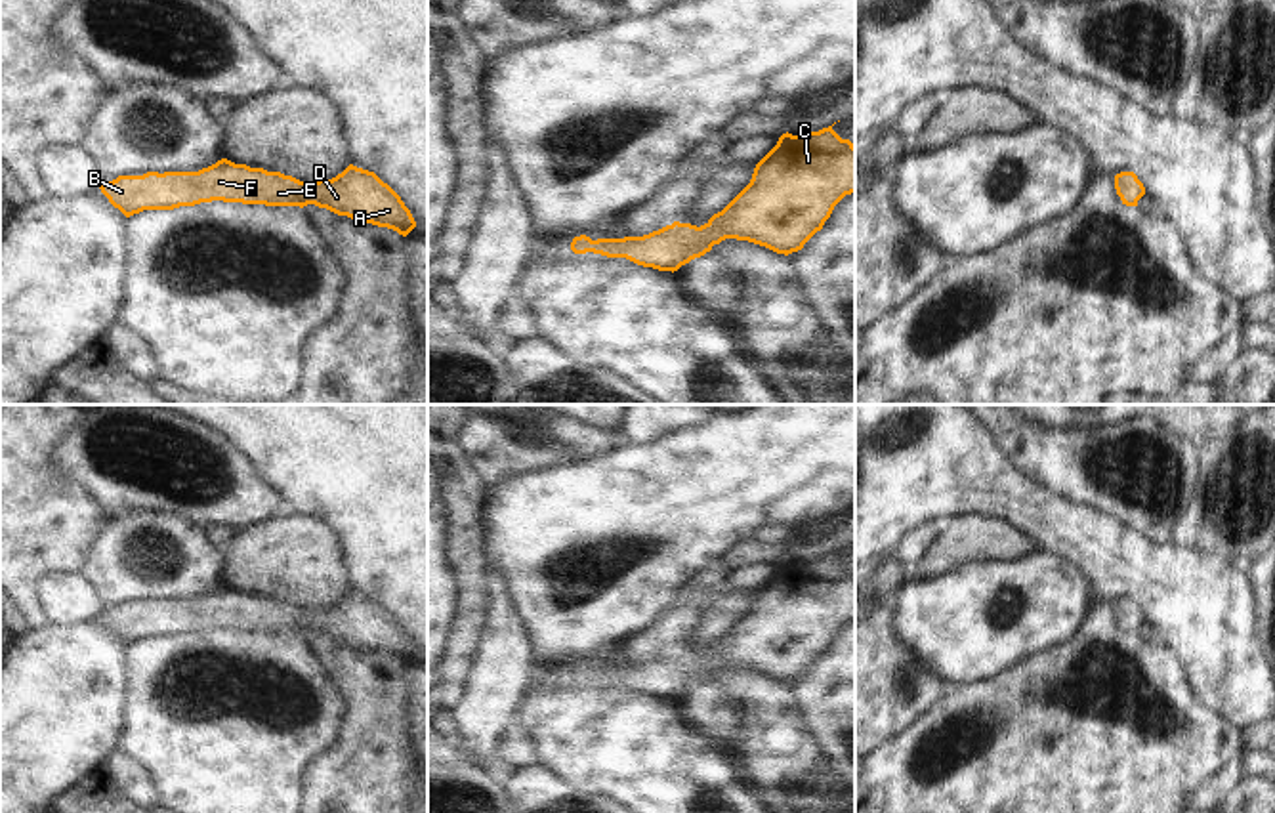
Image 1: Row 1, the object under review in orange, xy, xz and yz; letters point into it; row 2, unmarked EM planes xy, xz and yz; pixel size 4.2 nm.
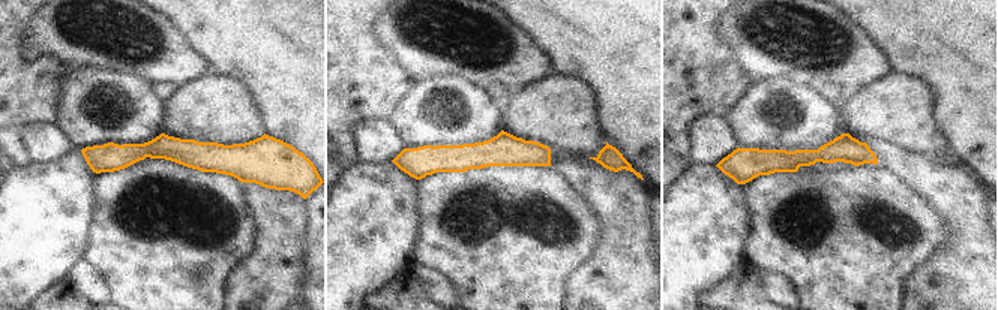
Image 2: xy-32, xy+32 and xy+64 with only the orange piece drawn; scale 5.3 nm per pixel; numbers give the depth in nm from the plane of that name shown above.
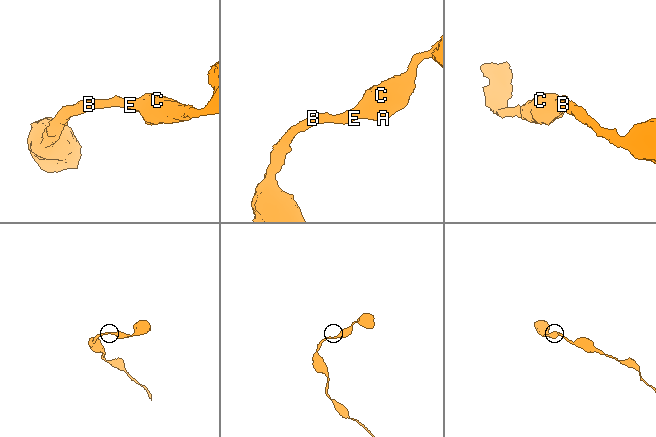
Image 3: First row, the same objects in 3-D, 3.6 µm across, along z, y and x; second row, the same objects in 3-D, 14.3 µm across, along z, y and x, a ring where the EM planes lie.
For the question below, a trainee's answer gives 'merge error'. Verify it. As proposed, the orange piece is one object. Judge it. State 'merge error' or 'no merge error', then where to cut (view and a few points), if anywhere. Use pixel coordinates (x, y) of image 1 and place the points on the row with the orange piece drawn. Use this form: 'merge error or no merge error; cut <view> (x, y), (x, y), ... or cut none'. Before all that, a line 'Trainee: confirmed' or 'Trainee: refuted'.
Trainee: refuted
no merge error; cut none

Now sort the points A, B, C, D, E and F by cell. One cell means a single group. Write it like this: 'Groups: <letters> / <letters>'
Groups: A B C D E F.

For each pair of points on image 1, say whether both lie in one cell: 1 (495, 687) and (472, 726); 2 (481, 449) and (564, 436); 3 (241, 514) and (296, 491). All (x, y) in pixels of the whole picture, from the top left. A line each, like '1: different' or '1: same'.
1: same
2: same
3: different

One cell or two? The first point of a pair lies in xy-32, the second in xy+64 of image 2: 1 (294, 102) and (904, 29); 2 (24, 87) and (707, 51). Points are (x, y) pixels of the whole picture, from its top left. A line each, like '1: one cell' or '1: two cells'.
1: one cell
2: one cell

